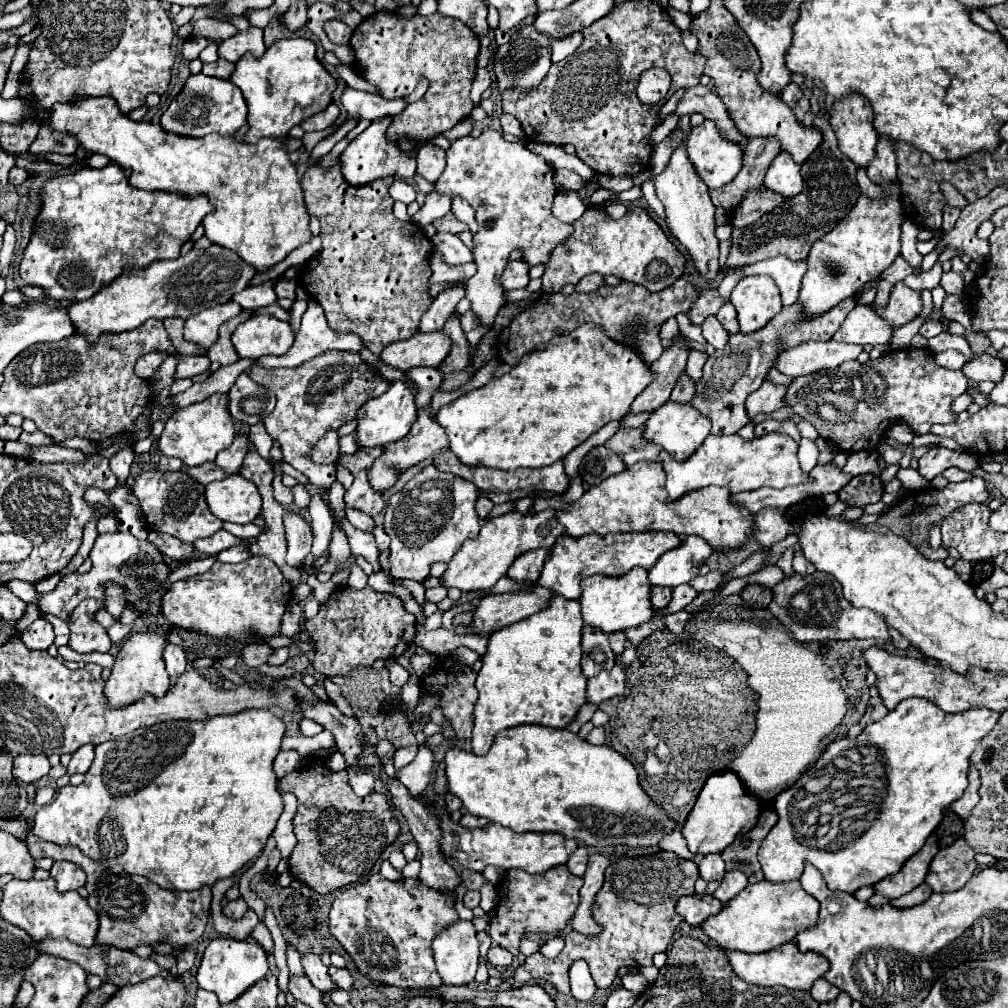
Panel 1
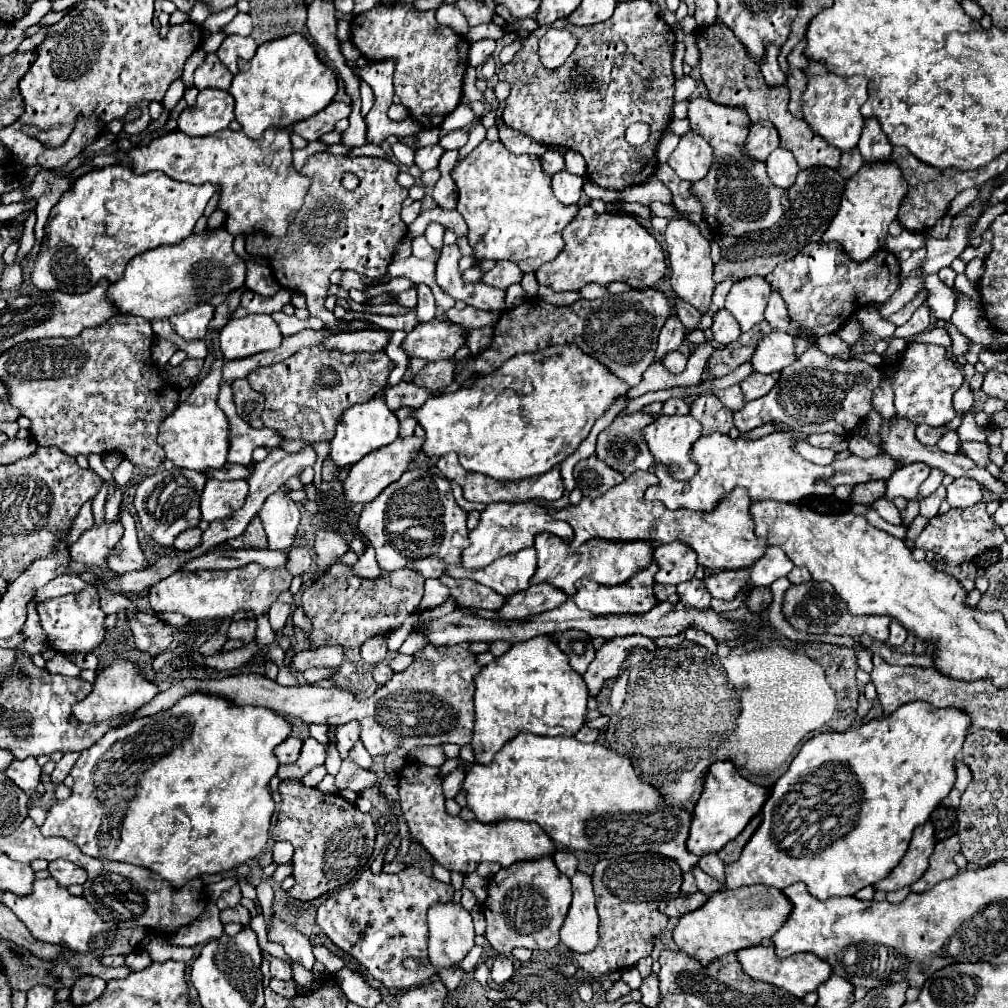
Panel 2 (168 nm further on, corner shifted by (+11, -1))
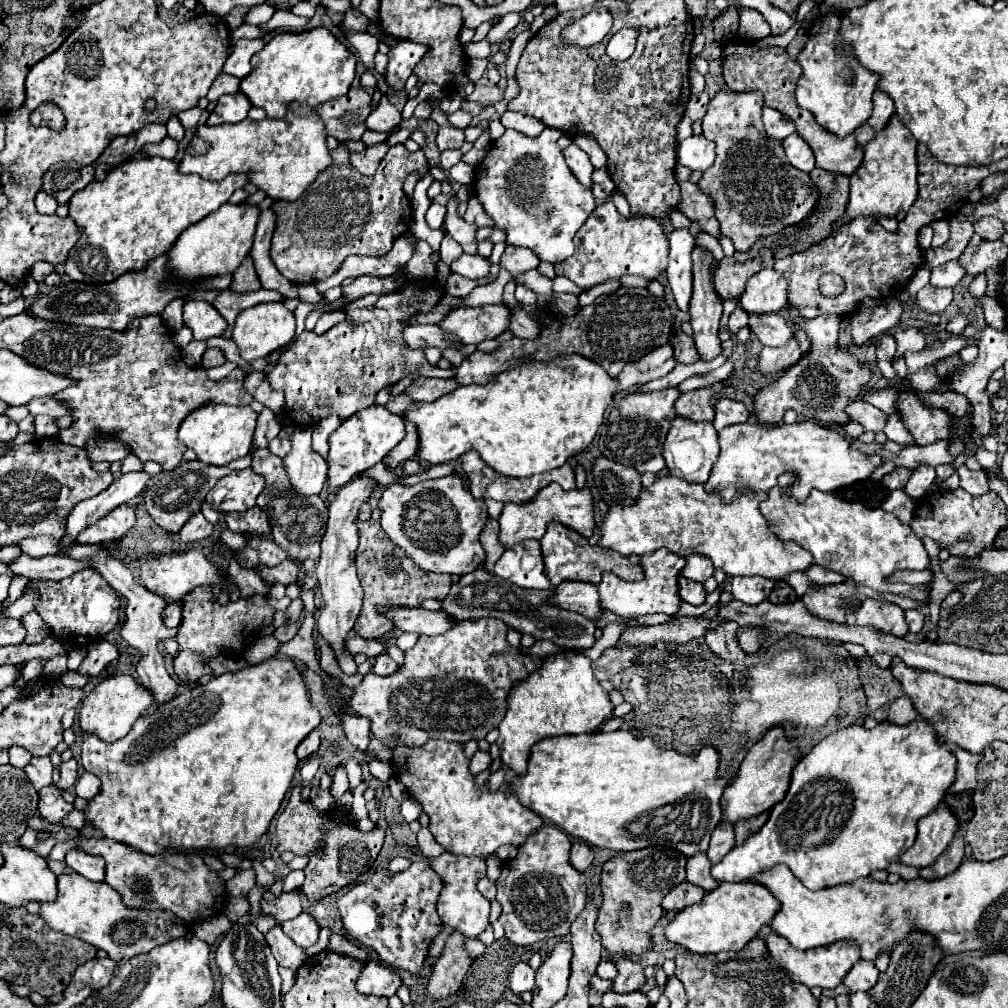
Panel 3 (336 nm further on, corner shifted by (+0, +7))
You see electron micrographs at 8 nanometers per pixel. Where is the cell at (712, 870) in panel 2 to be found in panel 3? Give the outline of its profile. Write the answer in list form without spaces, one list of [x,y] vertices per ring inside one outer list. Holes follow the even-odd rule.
[[[722,821],[710,839],[710,847],[708,847],[708,859],[712,861],[712,865],[716,865],[718,861],[722,861],[722,857],[734,847],[734,827],[728,821]]]

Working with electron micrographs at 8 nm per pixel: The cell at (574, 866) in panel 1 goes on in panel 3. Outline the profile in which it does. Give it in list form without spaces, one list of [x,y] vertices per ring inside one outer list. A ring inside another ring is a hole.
[[[576,841],[572,845],[572,849],[570,849],[570,863],[572,863],[574,869],[586,871],[588,865],[592,863],[592,859],[594,859],[594,851],[592,851],[590,845],[586,845],[582,841]]]

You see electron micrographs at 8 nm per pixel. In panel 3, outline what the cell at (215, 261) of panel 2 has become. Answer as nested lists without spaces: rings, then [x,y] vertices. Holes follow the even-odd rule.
[[[224,203],[220,209],[216,209],[216,213],[210,213],[208,217],[204,217],[204,221],[198,221],[196,225],[188,227],[178,237],[176,247],[168,251],[172,275],[178,281],[188,283],[188,281],[196,281],[210,275],[234,273],[252,249],[258,217],[260,217],[258,205]]]

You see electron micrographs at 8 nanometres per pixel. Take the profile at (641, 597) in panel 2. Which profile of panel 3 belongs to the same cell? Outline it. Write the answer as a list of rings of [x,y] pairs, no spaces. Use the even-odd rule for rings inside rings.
[[[662,548],[656,553],[640,556],[639,563],[644,566],[644,579],[638,583],[622,581],[614,573],[602,575],[598,593],[600,593],[600,601],[602,601],[604,609],[608,609],[620,617],[638,617],[638,615],[646,615],[646,613],[664,613],[664,615],[674,617],[682,603],[682,599],[678,595],[678,577],[686,565],[686,559],[676,557],[676,553],[668,553],[666,548]]]

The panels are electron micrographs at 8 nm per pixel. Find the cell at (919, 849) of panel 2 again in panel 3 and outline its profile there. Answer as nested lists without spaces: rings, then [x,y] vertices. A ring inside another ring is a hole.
[[[940,803],[932,813],[918,821],[916,843],[904,855],[900,855],[900,861],[918,869],[932,865],[932,861],[936,861],[938,855],[944,853],[944,849],[950,845],[956,829],[956,817],[950,813],[946,803]]]

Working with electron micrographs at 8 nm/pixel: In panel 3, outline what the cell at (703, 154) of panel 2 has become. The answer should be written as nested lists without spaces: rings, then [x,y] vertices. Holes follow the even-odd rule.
[[[688,137],[678,145],[678,163],[692,171],[706,171],[714,163],[714,145],[706,137]]]

